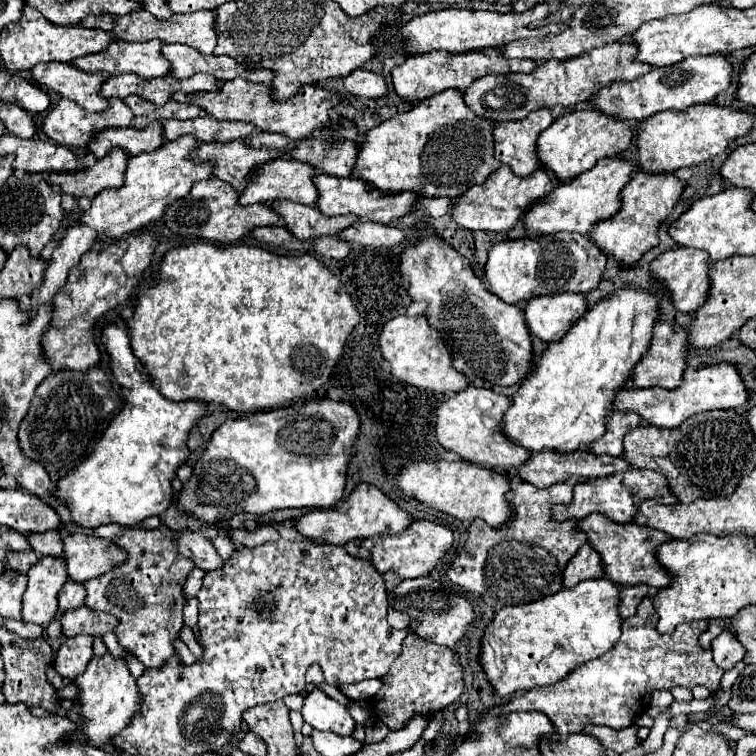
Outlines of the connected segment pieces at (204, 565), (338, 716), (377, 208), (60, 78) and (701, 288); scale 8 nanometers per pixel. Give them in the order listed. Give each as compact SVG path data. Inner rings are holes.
M175 531L173 539L177 541L177 551L181 555L187 555L199 569L203 571L213 571L217 567L223 565L223 559L217 555L213 543L209 539L205 539L203 535L195 533L195 531Z
M313 689L313 693L305 697L301 715L305 723L317 731L331 731L337 735L351 735L355 731L355 721L349 709L319 689Z
M317 175L315 177L315 185L319 189L319 201L317 207L325 213L325 215L347 215L347 213L355 213L361 219L369 219L375 223L383 223L389 225L401 217L405 217L407 213L413 211L413 205L417 203L419 195L413 191L401 191L397 195L385 195L373 187L367 187L361 179L343 179L343 177L333 177L333 175Z
M41 63L31 69L33 79L51 91L61 93L67 99L81 103L89 111L105 111L111 107L109 97L101 95L101 87L107 81L107 73L77 71L71 63Z
M693 247L669 249L651 263L651 273L665 283L665 287L671 291L675 307L683 313L697 311L701 303L705 303L705 297L709 295L709 253L703 249L701 251Z

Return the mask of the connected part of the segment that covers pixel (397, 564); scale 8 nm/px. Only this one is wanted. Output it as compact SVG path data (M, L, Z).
M415 521L415 523L411 523L409 529L397 533L397 535L369 537L369 539L363 539L361 545L371 551L373 565L375 565L375 569L379 573L395 571L403 579L413 579L413 577L427 575L437 565L437 561L441 557L445 557L445 553L453 545L453 531L449 527L445 527L445 525L439 525L439 523Z

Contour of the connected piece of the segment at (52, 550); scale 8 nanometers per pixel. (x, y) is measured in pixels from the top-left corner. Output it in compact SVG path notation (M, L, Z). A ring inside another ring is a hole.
M47 531L41 535L31 535L29 543L41 555L55 555L55 557L63 555L63 537L59 531Z

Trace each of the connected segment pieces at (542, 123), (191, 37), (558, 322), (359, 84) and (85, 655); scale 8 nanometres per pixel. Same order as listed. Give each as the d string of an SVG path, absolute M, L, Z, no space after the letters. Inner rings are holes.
M539 109L521 121L495 123L495 157L509 165L519 177L533 173L541 165L535 149L537 139L553 121L555 117L551 115L551 109Z
M197 11L189 15L179 15L177 19L159 21L159 39L163 43L185 43L197 47L197 51L209 55L217 47L215 11Z
M577 293L541 295L527 301L525 321L535 337L551 343L563 339L573 323L585 313L585 309L587 301Z
M357 69L355 73L349 73L349 77L337 81L337 87L341 91L347 91L351 95L365 97L365 99L387 97L387 83L383 75L367 71L367 69Z
M77 635L67 637L57 649L53 667L55 671L65 679L77 679L81 671L85 671L85 663L93 657L93 637L89 635Z

